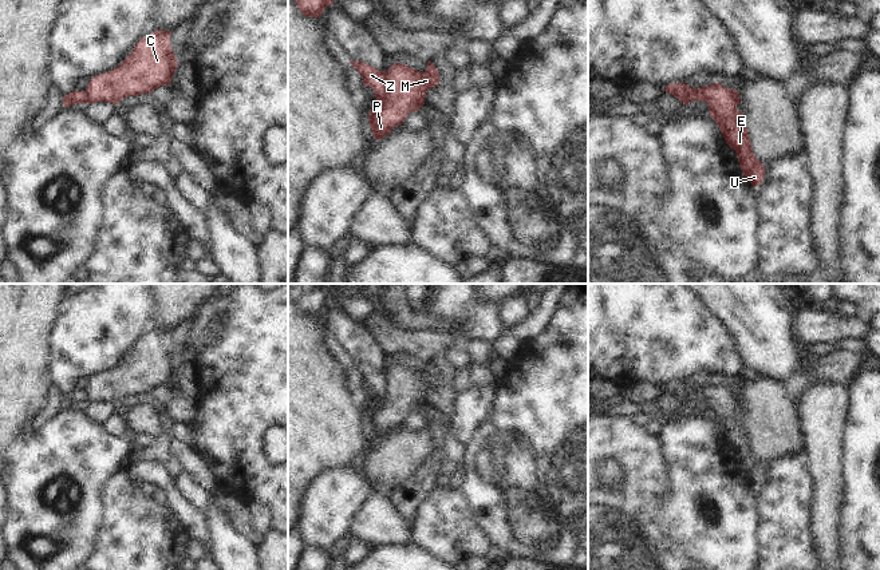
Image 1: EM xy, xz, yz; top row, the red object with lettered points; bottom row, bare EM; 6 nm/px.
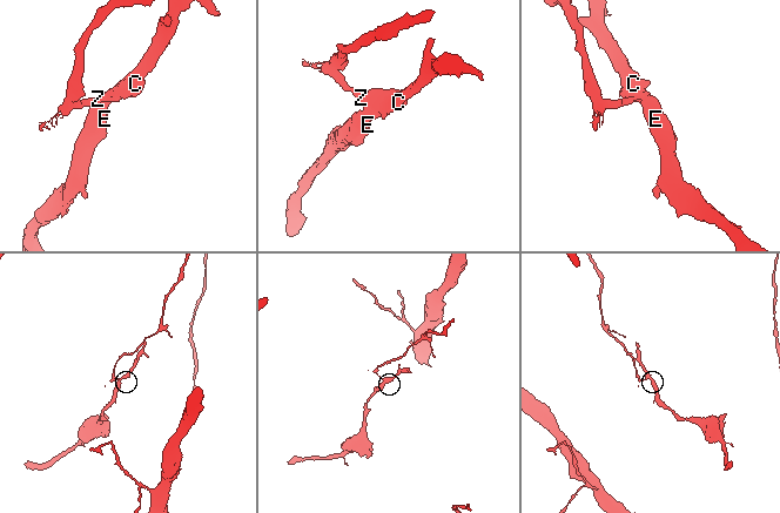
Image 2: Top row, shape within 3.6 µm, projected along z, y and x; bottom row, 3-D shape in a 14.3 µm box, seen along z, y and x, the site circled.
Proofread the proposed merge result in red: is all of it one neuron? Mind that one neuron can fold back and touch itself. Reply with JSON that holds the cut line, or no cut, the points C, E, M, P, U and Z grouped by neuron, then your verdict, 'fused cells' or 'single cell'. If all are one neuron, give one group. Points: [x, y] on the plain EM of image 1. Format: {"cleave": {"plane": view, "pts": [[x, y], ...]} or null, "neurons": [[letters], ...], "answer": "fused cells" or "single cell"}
{"cleave": {"plane": "xz", "pts": [[383, 372], [386, 376], [386, 396], [378, 404]]}, "neurons": [["C", "E", "M", "P", "U"], ["Z"]], "answer": "fused cells"}

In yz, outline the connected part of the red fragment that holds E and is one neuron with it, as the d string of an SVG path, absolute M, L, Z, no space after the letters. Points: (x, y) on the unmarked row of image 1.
M684 381L671 383L667 387L664 387L663 391L667 391L668 393L676 396L678 399L690 397L691 401L694 400L706 401L709 404L709 409L710 409L709 412L711 417L717 421L721 432L723 434L726 443L735 451L745 478L754 487L762 483L762 479L765 478L765 464L762 464L755 458L751 450L749 431L742 417L742 411L737 409L737 405L741 404L738 391L735 391L734 388L726 388L721 383L691 388Z

